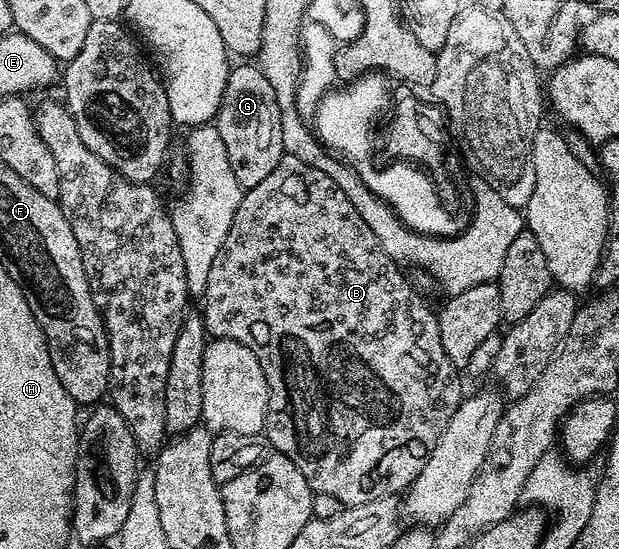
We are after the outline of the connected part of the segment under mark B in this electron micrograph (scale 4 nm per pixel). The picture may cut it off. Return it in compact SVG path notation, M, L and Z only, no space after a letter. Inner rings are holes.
M284 155L280 163L276 163L272 175L256 183L256 187L245 190L240 207L236 207L236 215L232 215L232 225L224 235L224 243L219 247L216 259L212 259L206 292L200 297L200 312L211 338L223 337L244 343L244 347L256 355L268 387L264 437L268 445L270 440L269 448L275 453L283 453L304 475L314 493L333 495L340 499L343 507L349 507L409 490L436 447L442 428L448 419L452 419L458 404L464 399L464 392L458 382L459 370L450 362L444 345L440 343L435 310L430 310L414 294L405 275L398 270L401 269L399 262L388 256L384 247L380 247L376 235L372 235L370 221L362 218L361 211L350 202L349 195L338 183L335 178L324 175L324 171L316 171L316 167L304 163L300 158Z

